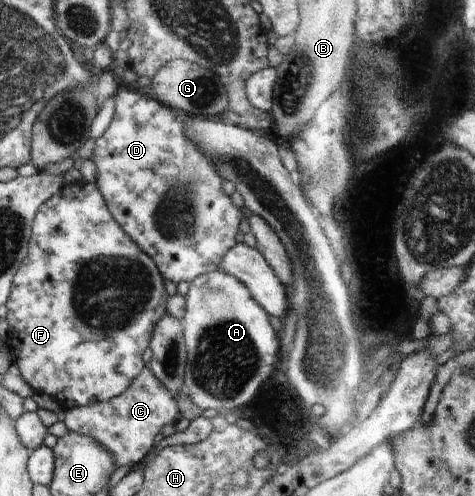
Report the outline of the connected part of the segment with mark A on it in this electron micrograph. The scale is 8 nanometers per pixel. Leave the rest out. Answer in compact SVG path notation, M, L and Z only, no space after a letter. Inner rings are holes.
M217 268L212 272L197 276L185 298L186 314L181 318L187 359L184 369L183 391L202 410L219 410L226 413L247 406L260 390L262 382L272 374L278 360L280 342L270 326L268 313L256 302L246 285L231 274Z

